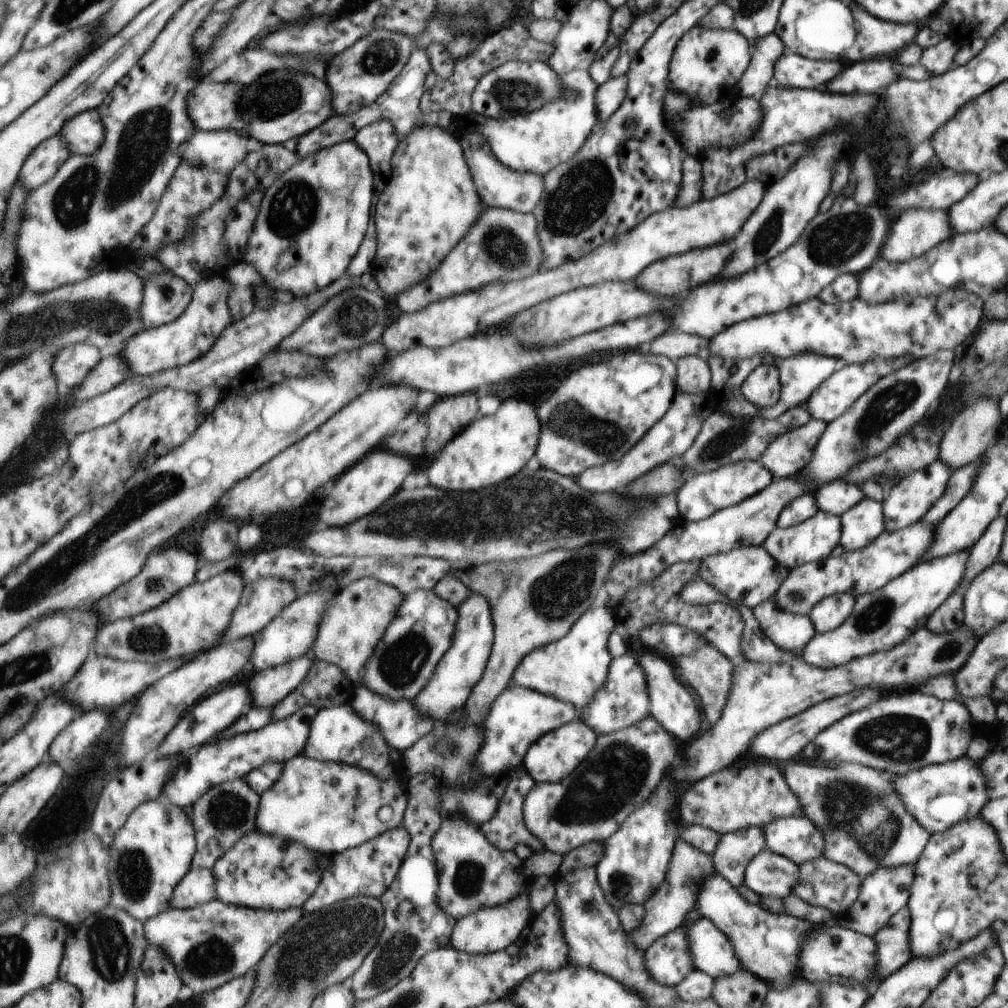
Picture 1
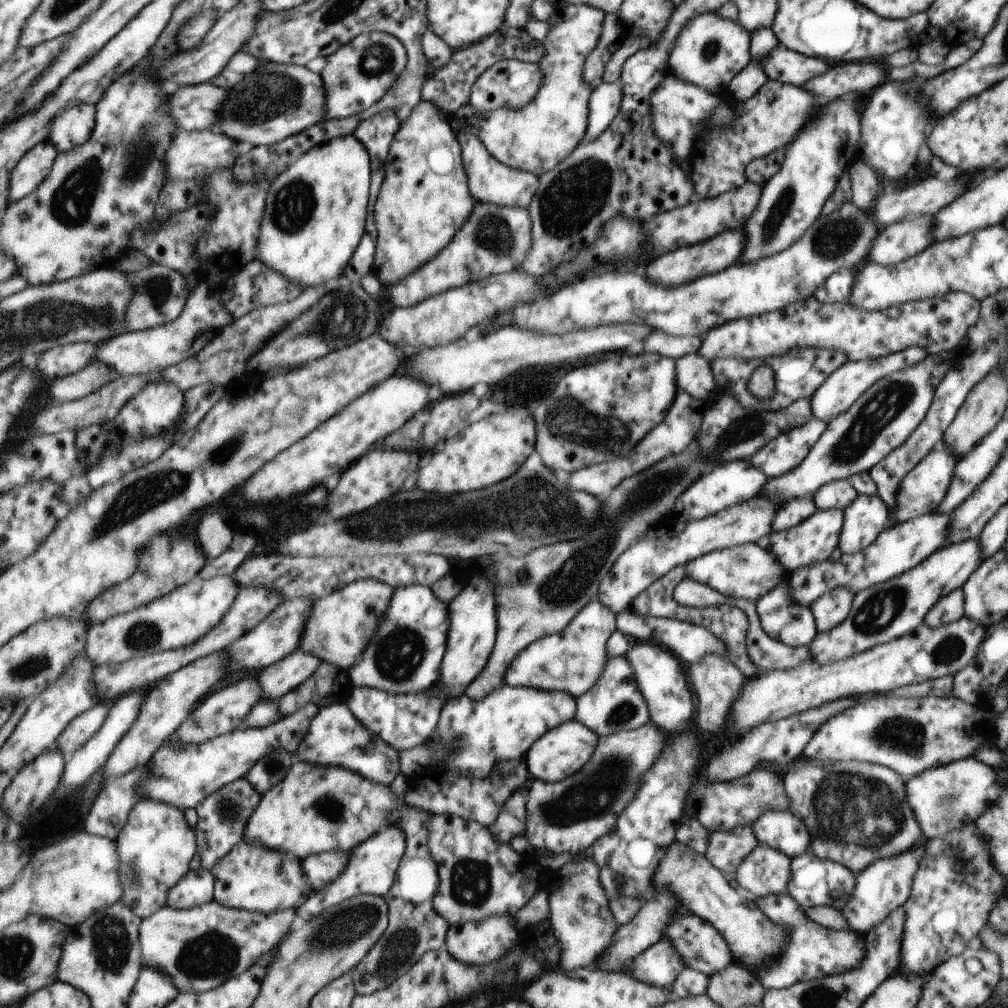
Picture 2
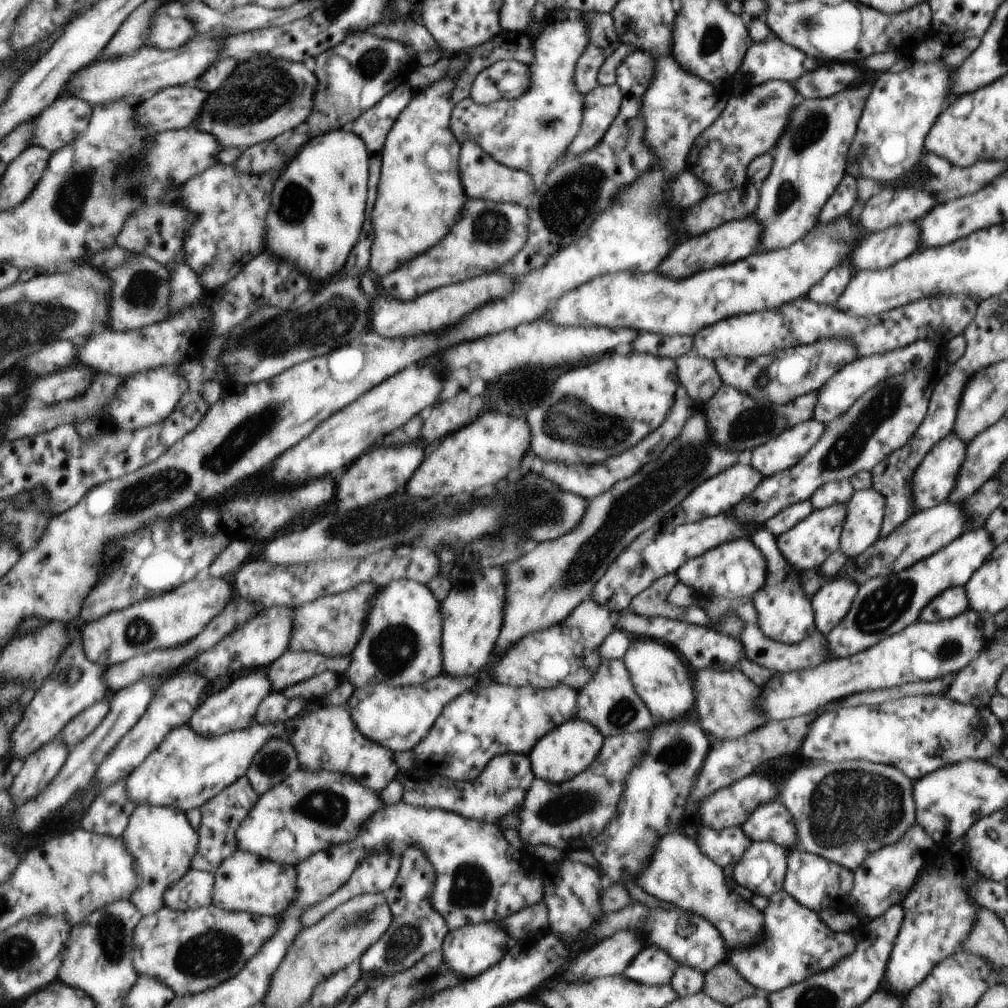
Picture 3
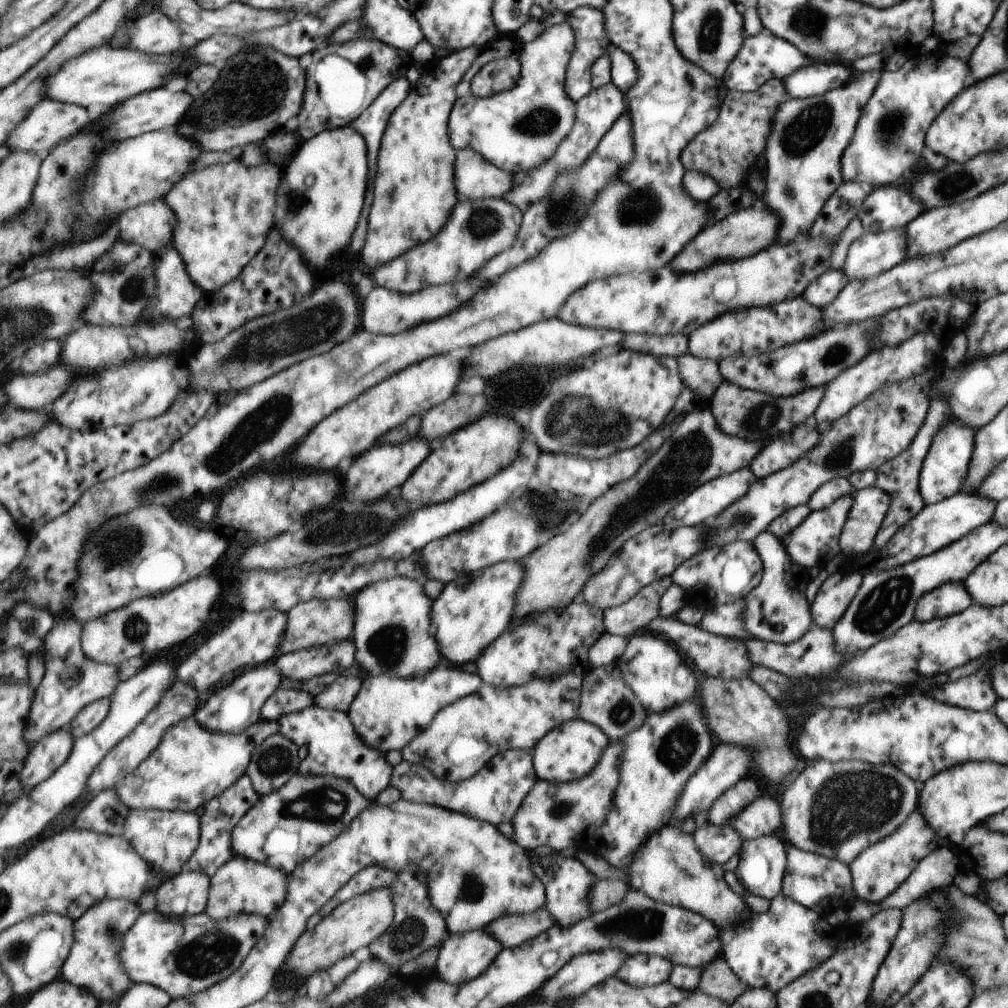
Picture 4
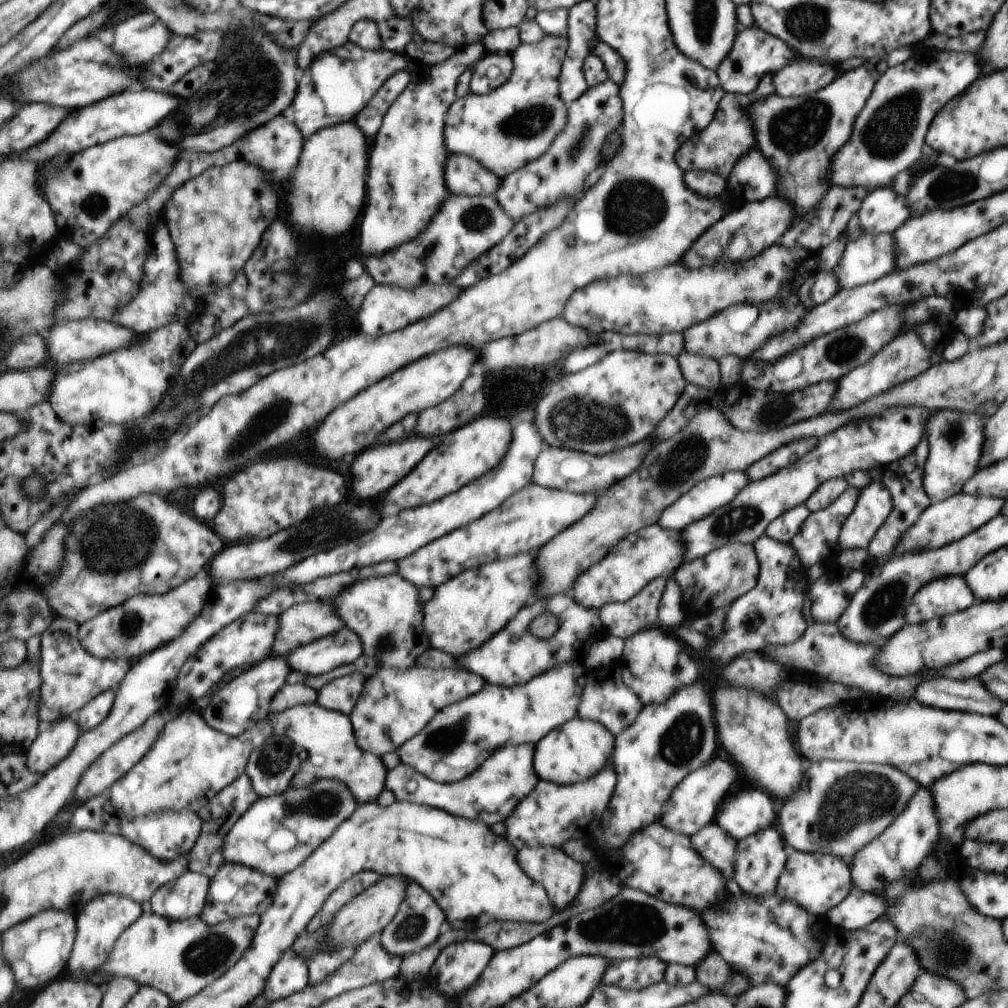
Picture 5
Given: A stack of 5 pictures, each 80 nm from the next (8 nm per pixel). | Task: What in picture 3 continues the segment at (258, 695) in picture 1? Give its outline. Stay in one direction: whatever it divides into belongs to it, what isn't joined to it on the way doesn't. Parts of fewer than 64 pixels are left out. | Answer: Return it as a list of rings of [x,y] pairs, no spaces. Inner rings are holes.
[[[289,650],[267,668],[267,674],[272,682],[273,691],[281,693],[285,689],[311,680],[326,670],[344,676],[346,670],[350,668],[351,661],[351,655],[333,658],[311,651]]]

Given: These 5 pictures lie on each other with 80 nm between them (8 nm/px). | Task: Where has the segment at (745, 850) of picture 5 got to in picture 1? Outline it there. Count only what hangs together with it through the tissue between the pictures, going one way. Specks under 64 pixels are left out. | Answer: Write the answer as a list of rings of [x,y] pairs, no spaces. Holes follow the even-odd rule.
[[[764,848],[751,858],[743,874],[743,885],[758,897],[783,899],[789,896],[797,878],[797,866],[790,859]]]

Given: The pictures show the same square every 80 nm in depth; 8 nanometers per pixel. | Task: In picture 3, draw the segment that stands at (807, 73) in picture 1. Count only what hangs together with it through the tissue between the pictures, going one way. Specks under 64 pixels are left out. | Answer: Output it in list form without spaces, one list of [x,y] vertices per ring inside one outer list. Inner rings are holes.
[[[770,32],[762,43],[751,44],[747,49],[740,78],[747,77],[748,86],[753,87],[775,79],[793,86],[799,77],[817,69],[819,63],[813,56],[784,43]]]

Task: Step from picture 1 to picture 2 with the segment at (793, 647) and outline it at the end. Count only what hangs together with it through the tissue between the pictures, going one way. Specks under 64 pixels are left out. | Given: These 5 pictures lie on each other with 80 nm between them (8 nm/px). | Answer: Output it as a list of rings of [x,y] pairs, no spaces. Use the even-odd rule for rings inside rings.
[[[784,577],[775,588],[755,600],[755,611],[761,620],[761,628],[783,645],[799,647],[809,645],[817,636],[814,616],[808,606],[799,606],[789,598],[789,586]]]

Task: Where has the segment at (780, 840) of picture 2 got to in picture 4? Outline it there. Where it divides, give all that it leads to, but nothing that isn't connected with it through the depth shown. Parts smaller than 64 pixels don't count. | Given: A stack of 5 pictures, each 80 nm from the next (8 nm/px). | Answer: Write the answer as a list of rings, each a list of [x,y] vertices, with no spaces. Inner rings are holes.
[[[757,796],[741,813],[728,821],[743,840],[779,833],[782,826],[782,808],[769,796]]]

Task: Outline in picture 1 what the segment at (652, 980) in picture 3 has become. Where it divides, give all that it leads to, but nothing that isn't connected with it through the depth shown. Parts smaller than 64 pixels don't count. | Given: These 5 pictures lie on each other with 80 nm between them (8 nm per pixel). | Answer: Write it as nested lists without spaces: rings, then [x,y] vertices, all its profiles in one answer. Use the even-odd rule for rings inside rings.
[[[681,925],[657,938],[643,954],[647,974],[663,986],[675,987],[694,970],[689,944]]]

